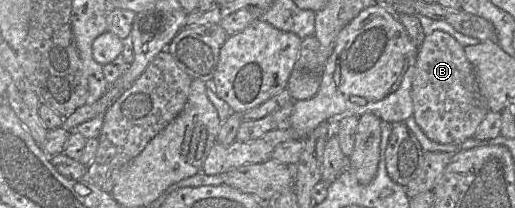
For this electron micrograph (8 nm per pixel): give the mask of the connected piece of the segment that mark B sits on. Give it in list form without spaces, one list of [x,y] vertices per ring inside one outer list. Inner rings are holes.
[[[434,31],[425,36],[414,66],[410,95],[416,123],[430,140],[440,144],[462,144],[474,137],[477,127],[489,112],[479,92],[474,67],[467,59],[464,48],[443,31]]]

